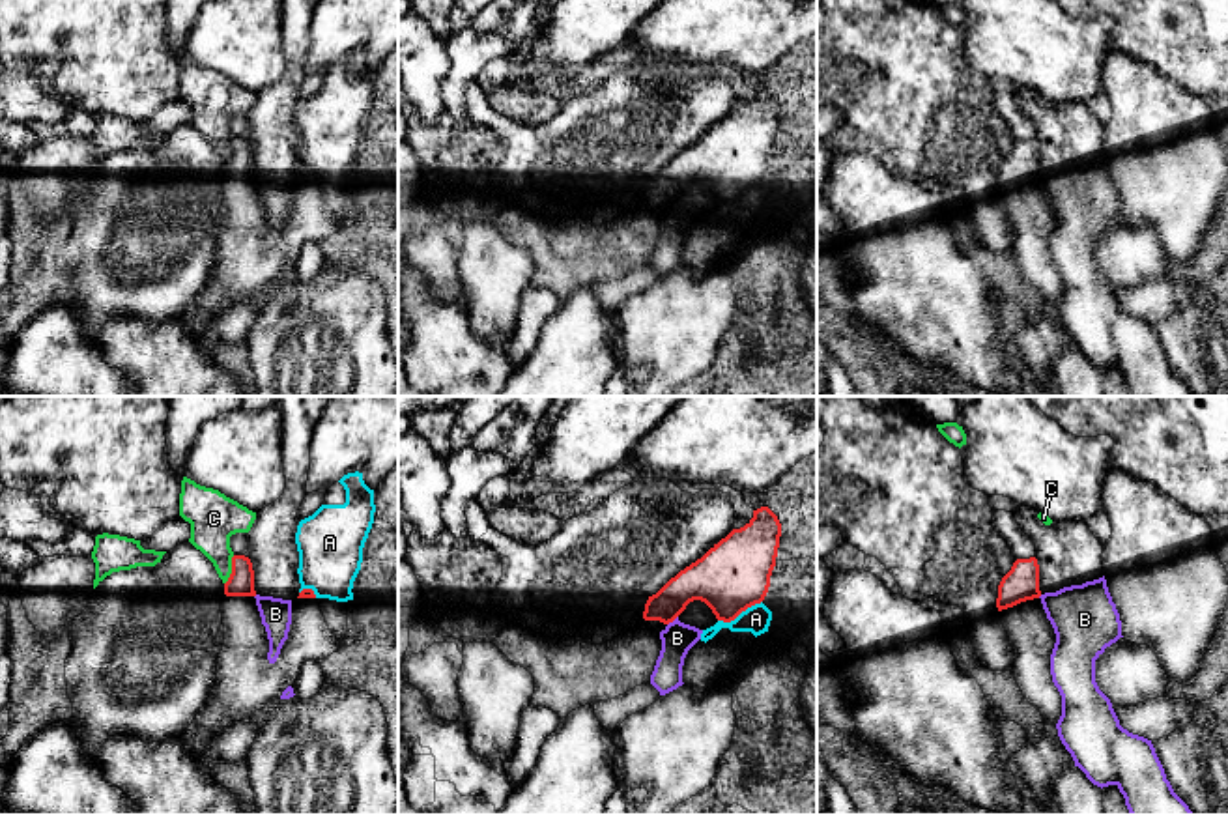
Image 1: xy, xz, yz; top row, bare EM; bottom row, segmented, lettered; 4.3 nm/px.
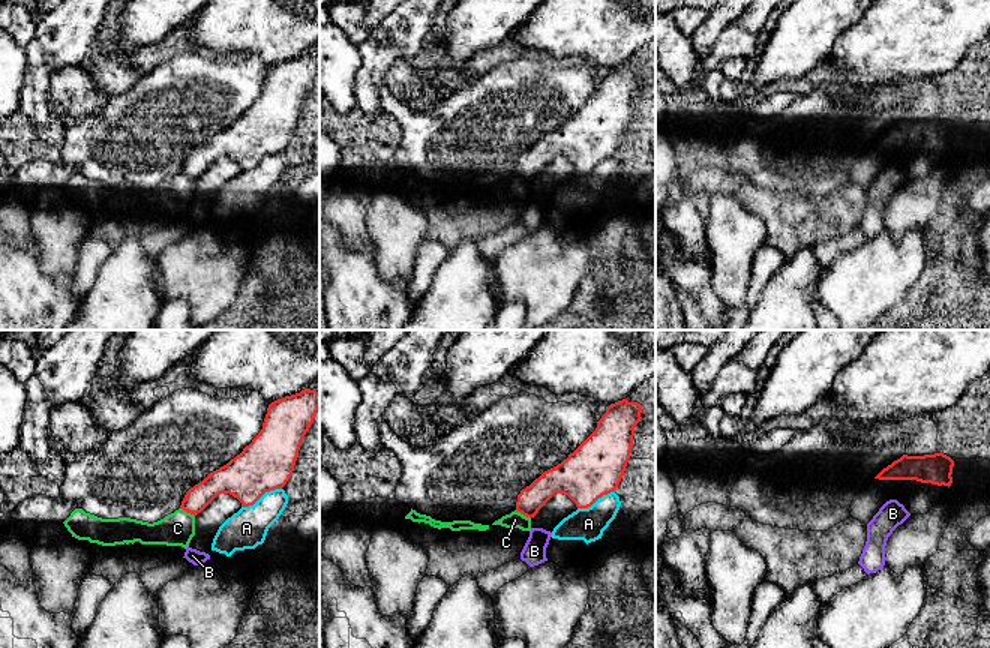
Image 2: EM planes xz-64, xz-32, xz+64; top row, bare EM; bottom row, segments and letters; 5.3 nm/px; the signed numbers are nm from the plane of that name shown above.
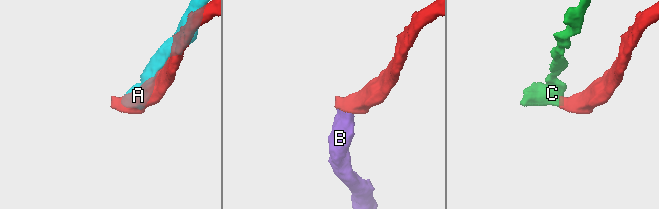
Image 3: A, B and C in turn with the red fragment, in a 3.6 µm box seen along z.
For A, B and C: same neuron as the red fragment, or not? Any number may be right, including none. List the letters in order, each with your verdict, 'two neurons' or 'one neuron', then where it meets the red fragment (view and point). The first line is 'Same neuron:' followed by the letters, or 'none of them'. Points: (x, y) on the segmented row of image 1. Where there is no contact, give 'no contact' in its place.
Same neuron: none of them
A: two neurons; meets red in xz at (739, 614)
B: two neurons; meets red in xz at (671, 621)
C: two neurons; meets red in xy at (232, 571)

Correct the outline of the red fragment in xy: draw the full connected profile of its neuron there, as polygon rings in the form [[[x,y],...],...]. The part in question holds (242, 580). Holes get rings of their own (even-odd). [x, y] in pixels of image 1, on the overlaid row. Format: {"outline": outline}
{"outline": [[[245,555],[232,557],[221,611],[224,645],[217,656],[217,680],[206,705],[181,733],[183,748],[200,763],[211,763],[211,742],[239,720],[278,699],[295,684],[301,665],[323,660],[340,641],[329,630],[312,589],[292,600],[292,624],[275,664],[267,660],[269,639],[256,606],[254,570]]]}

